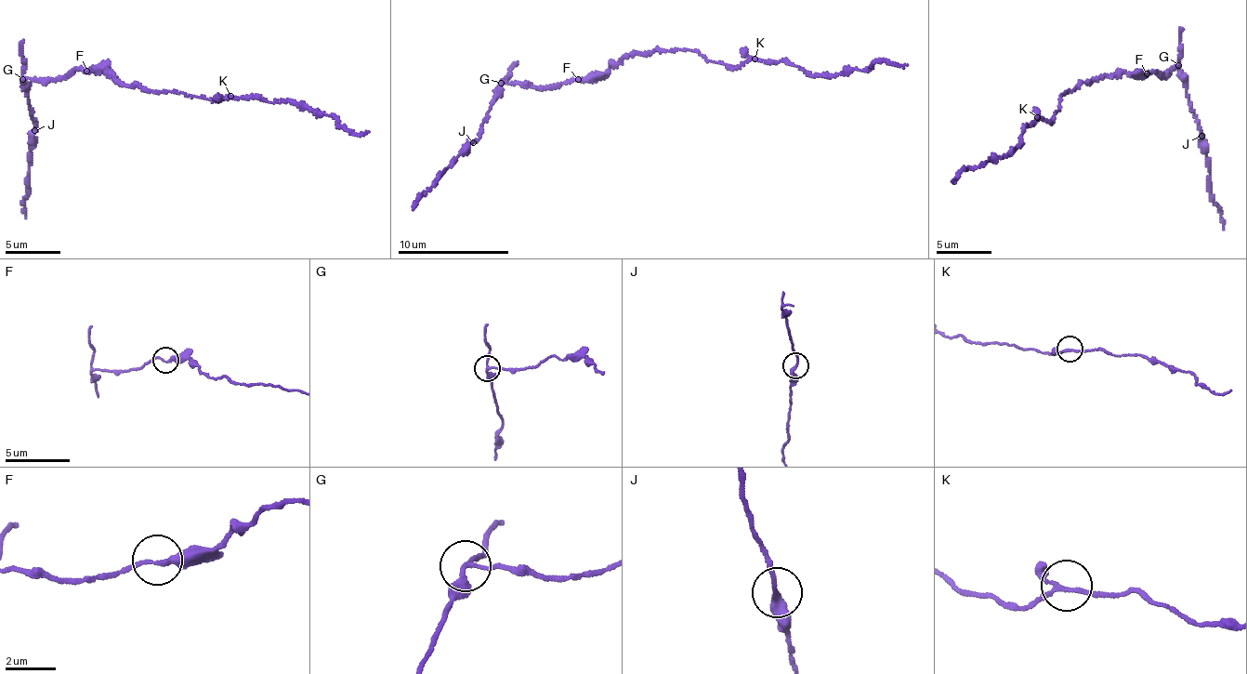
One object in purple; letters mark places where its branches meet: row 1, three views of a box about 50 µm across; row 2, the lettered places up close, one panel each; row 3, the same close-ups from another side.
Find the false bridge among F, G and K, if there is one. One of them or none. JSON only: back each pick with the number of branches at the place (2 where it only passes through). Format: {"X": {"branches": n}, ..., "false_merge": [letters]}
{"G": {"branches": 3}, "false_merge": ["G"]}

